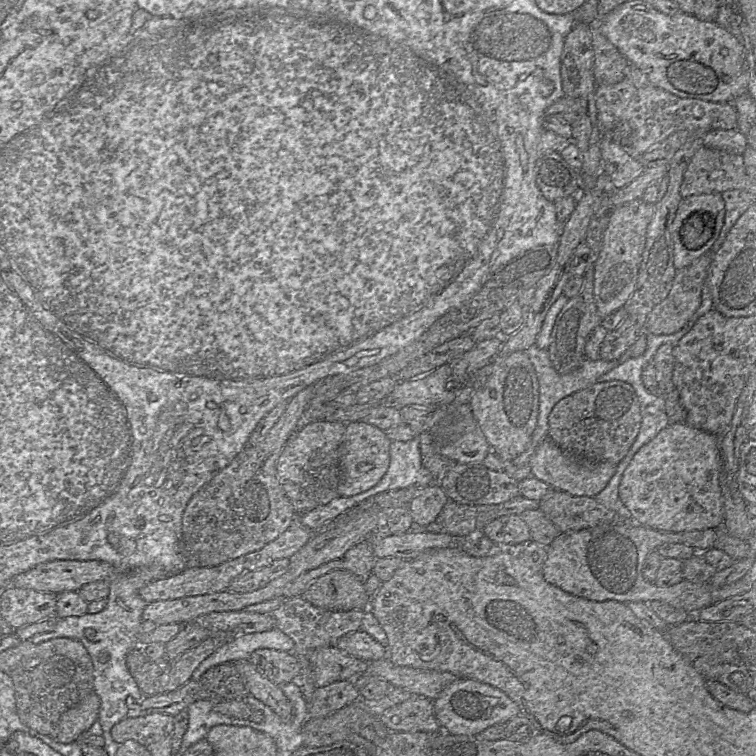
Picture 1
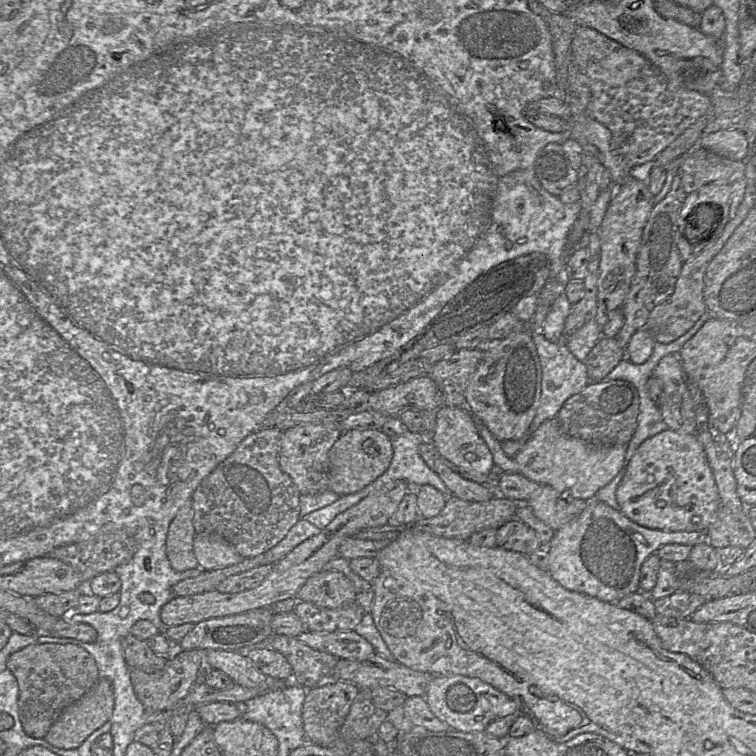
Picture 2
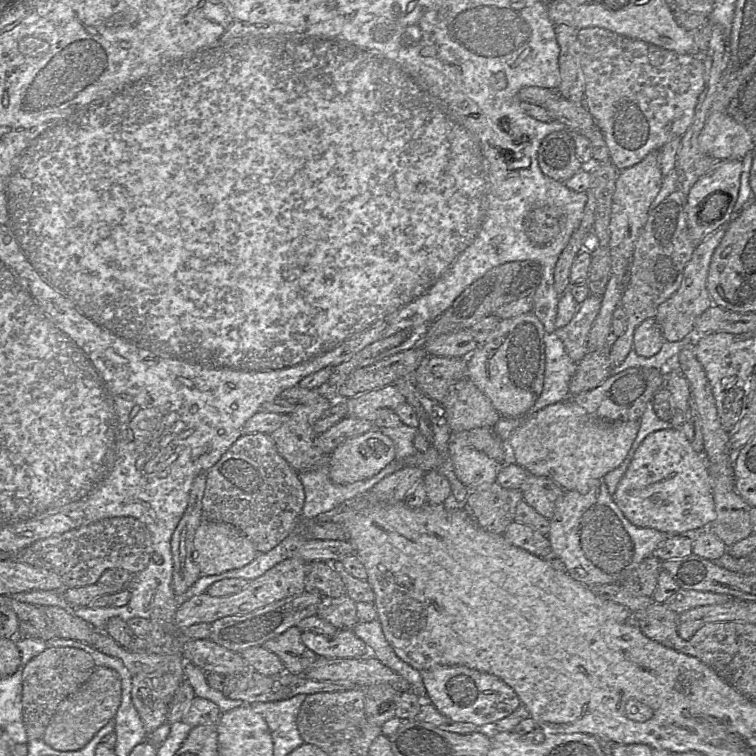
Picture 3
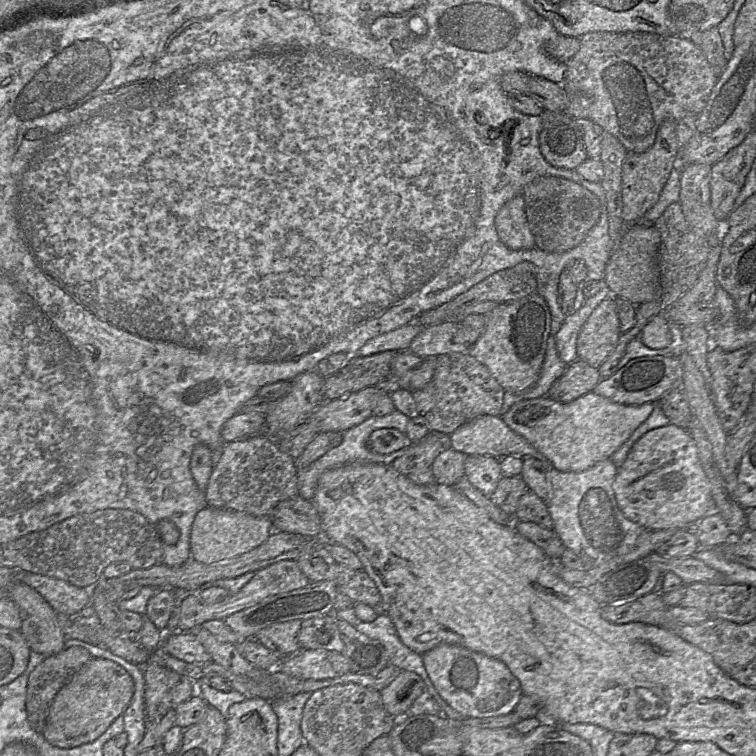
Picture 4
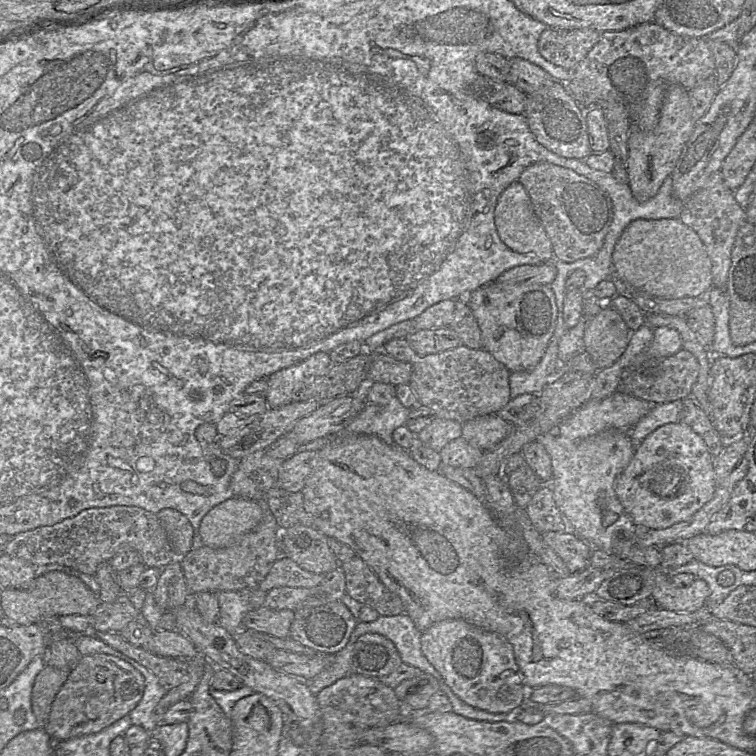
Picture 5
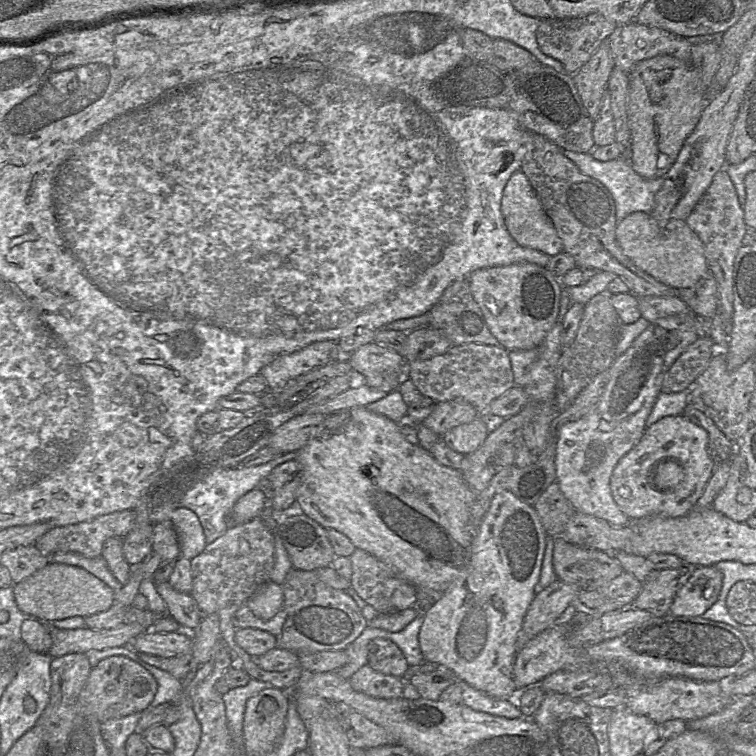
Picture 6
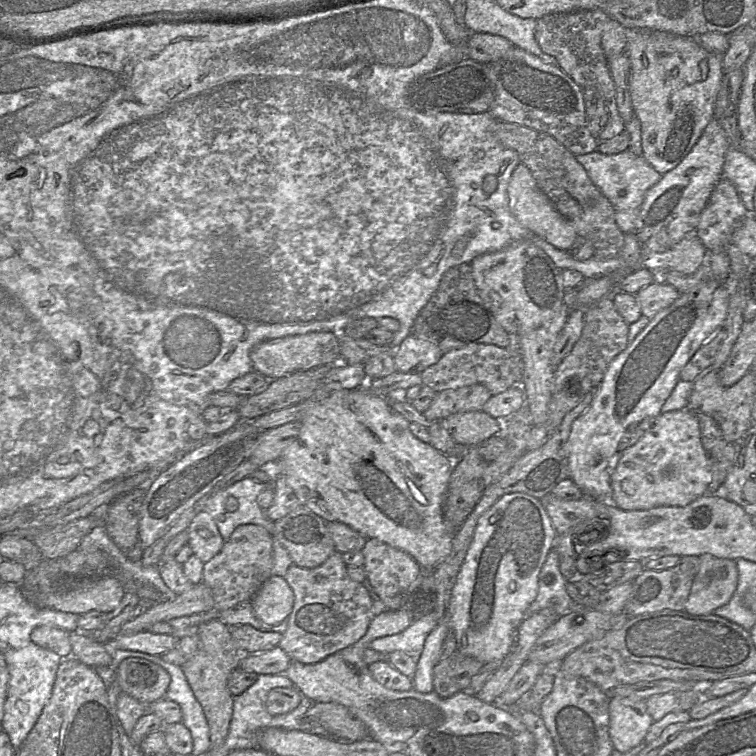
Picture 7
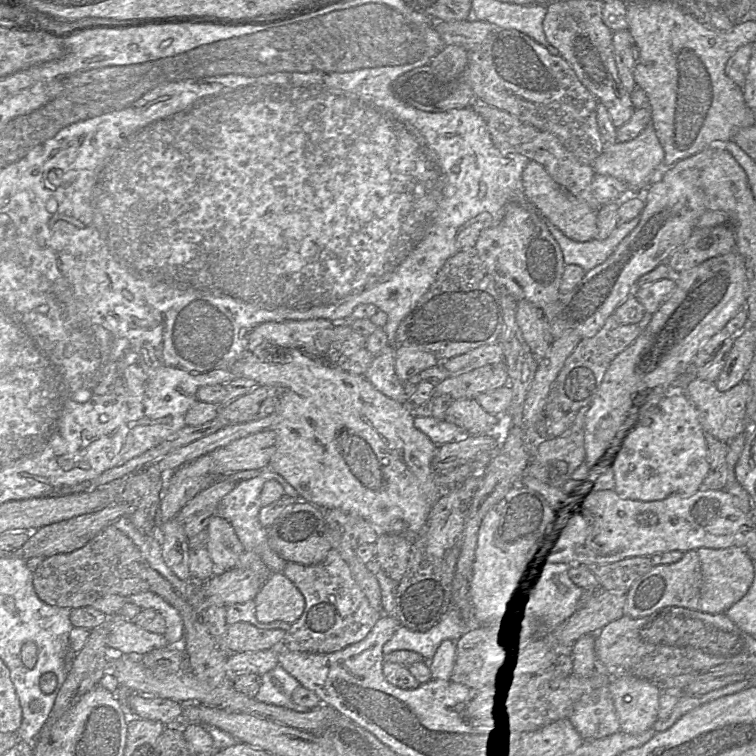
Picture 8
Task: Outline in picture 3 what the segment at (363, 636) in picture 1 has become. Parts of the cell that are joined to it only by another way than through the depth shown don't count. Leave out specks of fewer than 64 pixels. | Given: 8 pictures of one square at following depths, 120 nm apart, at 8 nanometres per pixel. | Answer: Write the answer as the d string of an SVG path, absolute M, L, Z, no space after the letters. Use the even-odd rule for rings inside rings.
M349 629L339 630L333 635L302 632L301 640L315 654L326 658L373 656L369 646Z

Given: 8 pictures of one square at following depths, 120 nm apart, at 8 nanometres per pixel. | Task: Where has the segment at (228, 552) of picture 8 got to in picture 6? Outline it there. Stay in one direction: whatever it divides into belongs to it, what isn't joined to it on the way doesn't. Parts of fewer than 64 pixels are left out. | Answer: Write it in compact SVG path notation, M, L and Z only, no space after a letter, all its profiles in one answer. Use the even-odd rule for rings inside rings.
M184 507L175 509L170 517L180 546L180 556L189 560L199 555L207 546L205 534L197 514Z

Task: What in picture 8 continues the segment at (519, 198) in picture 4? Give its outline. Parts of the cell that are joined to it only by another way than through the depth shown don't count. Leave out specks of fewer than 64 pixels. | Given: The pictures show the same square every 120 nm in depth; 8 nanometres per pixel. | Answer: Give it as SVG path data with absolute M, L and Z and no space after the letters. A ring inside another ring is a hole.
M529 161L522 173L522 184L526 199L547 222L556 226L565 236L577 242L596 238L597 211L557 184L541 164Z

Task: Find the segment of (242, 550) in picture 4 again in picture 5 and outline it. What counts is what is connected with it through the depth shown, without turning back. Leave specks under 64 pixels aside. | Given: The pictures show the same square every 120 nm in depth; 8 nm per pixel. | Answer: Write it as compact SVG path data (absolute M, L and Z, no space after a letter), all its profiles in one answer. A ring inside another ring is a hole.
M232 497L212 508L202 519L199 533L203 545L225 548L253 530L263 511L257 501Z

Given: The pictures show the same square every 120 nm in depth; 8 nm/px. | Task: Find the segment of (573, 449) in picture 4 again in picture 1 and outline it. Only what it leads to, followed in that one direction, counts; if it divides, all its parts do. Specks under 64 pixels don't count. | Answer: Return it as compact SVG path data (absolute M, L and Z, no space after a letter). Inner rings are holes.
M546 438L532 455L529 467L532 477L545 482L554 490L567 492L572 496L595 497L607 486L616 472L617 465L574 457L562 451L551 439Z

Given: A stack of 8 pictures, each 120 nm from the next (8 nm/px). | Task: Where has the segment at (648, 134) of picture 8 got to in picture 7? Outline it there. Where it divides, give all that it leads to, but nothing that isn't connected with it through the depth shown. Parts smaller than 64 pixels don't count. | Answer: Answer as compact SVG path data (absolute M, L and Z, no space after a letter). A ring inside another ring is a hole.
M629 149L612 155L595 150L587 154L575 155L575 158L616 211L640 208L648 189L662 177L643 156L635 155Z

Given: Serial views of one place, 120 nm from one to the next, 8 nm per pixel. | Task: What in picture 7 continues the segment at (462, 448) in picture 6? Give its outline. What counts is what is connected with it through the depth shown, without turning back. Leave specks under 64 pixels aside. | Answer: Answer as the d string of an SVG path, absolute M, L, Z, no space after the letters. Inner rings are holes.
M483 410L454 413L442 421L459 447L475 447L500 431L496 418Z

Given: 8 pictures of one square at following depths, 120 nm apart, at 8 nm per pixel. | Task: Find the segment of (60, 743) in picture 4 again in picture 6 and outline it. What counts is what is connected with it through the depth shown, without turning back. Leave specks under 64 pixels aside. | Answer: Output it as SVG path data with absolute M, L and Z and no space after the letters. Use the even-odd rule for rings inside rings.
M111 656L91 668L78 702L103 723L109 719L142 713L153 701L157 688L156 679L138 663L123 656Z

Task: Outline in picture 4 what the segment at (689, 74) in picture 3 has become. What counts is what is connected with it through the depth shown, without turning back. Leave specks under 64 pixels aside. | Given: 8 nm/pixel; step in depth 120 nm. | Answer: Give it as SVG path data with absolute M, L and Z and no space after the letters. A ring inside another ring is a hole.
M642 31L622 33L588 32L579 38L580 48L578 52L565 63L567 70L562 85L569 99L569 107L566 112L576 119L587 118L591 120L602 130L615 136L627 152L642 153L648 150L653 145L656 133L665 120L672 119L678 123L687 114L699 115L705 107L712 89L718 80L716 70L708 62L703 51L689 38L681 35L659 35Z

